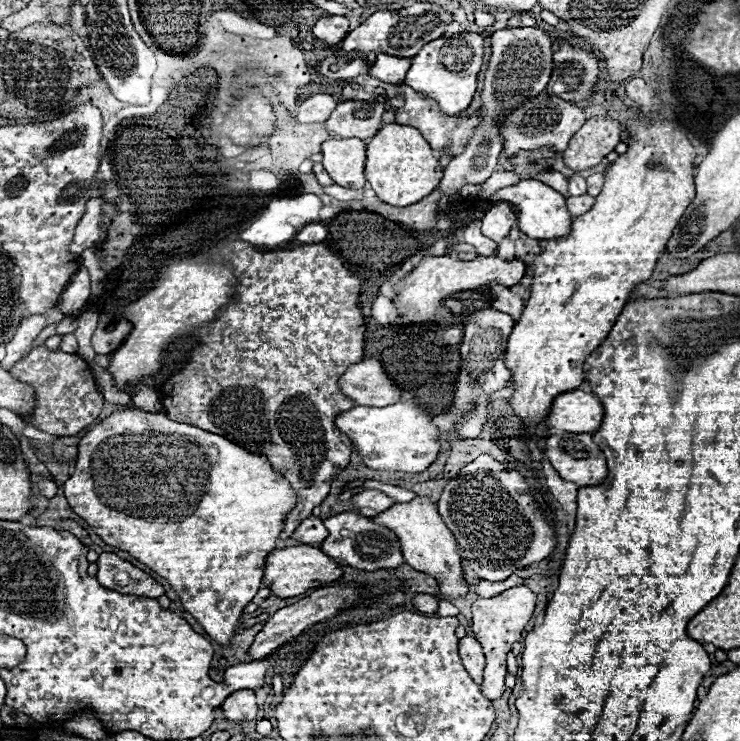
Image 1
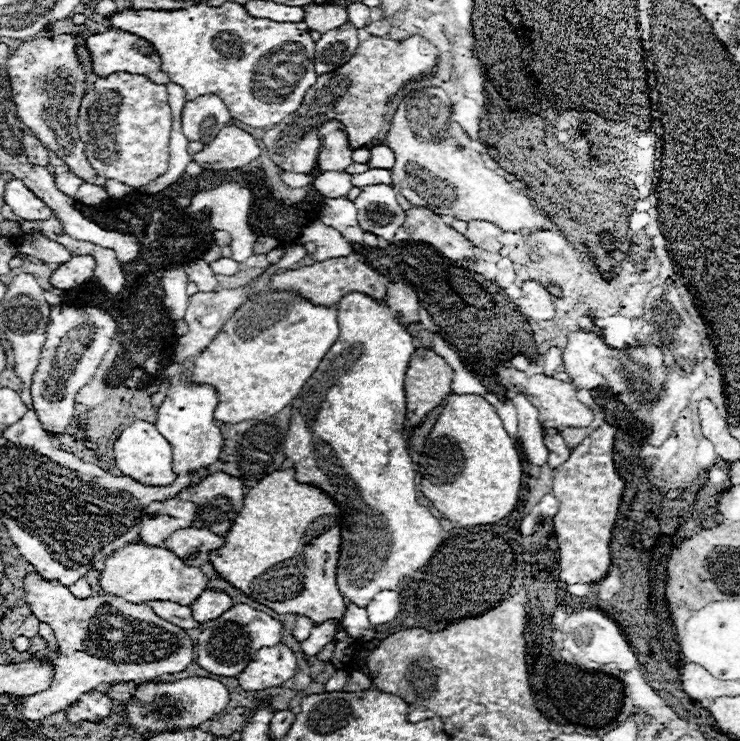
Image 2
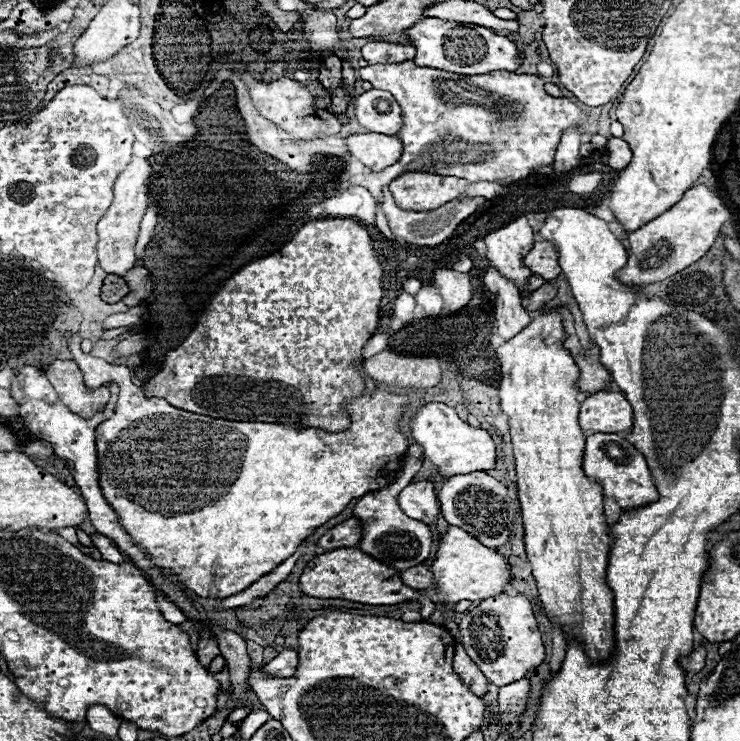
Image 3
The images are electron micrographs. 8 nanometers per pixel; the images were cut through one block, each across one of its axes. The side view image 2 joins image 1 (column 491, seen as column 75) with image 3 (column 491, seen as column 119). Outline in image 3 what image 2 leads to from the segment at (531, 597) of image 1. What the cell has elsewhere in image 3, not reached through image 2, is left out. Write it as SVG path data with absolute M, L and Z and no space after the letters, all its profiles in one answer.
M502 592L500 596L482 600L476 608L466 612L462 622L458 624L458 634L460 644L466 648L468 656L496 686L506 686L510 682L522 680L544 660L544 644L536 616L532 604L522 594L510 596Z

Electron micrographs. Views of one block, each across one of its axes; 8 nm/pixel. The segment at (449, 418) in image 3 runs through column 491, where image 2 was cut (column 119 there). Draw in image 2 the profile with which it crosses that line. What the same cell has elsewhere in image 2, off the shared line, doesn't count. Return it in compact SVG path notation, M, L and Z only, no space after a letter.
M136 420L128 428L124 428L118 436L118 440L112 444L112 456L118 466L118 470L126 476L132 476L138 482L152 484L152 486L166 486L170 484L176 476L172 472L172 452L168 440L156 430L154 424Z

